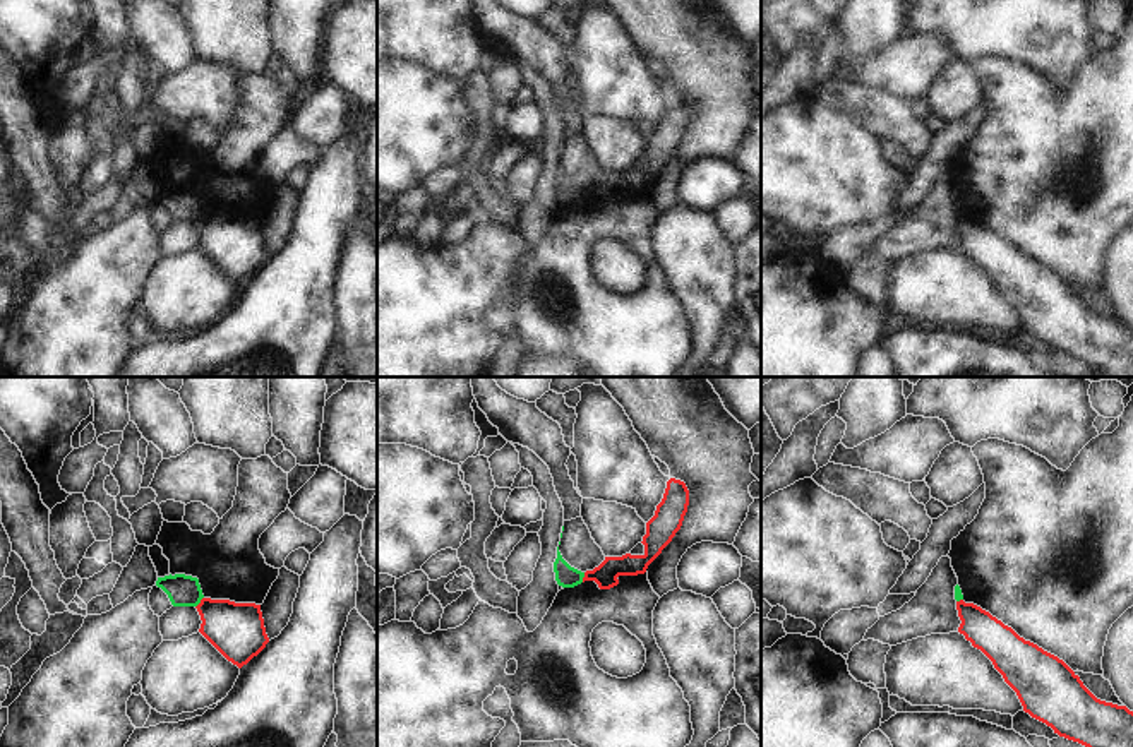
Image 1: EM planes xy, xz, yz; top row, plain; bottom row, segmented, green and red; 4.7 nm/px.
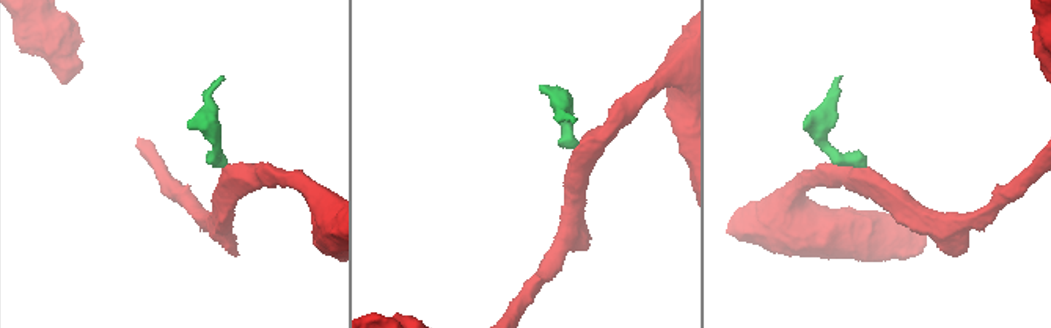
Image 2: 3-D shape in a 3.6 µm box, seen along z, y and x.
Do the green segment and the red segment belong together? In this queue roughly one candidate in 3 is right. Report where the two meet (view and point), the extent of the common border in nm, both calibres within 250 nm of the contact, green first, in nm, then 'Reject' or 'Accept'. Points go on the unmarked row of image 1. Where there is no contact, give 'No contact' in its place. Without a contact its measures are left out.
Touches green at xy (199, 218). Shared border 70 nm. Thickness 150 nm (green) against 260 nm. Reject

